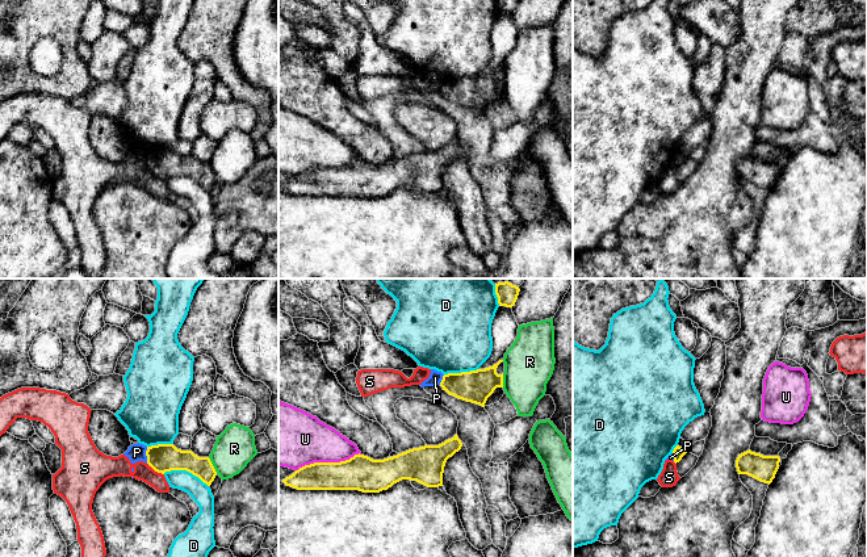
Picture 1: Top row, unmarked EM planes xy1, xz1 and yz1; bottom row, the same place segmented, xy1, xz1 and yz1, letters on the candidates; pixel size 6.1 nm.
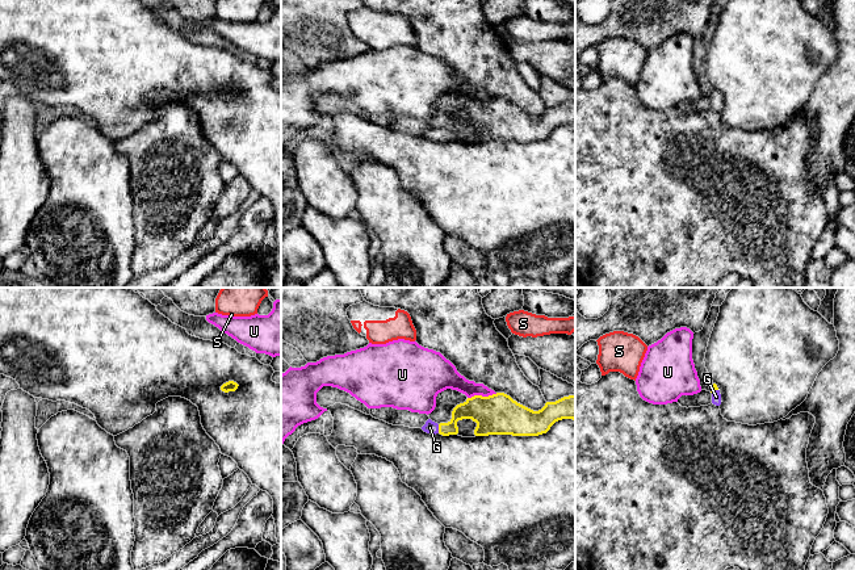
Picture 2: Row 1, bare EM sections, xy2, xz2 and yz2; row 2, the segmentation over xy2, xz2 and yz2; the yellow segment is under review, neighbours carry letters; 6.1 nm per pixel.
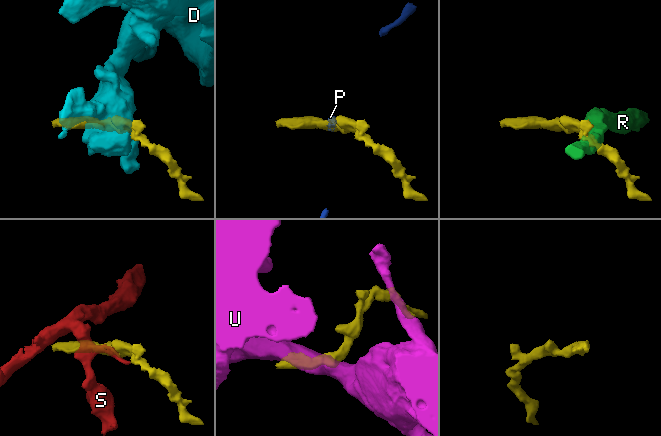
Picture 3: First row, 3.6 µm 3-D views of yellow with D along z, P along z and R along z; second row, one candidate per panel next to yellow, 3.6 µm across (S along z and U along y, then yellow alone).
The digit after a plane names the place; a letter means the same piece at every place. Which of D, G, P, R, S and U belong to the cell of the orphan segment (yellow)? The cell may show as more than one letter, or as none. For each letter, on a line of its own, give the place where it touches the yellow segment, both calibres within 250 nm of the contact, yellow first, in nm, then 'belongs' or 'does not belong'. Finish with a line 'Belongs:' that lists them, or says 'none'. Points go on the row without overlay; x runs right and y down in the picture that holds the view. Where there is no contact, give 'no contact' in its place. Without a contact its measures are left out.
D: meets yellow in xy1 at (185, 175); 180 nm thick on the yellow side, 120 nm on the other; does not belong
G: meets yellow in xz2 at (439, 134); 140 nm thick on the yellow side, 80 nm on the other; belongs
P: meets yellow in xy1 at (146, 160); 180 nm thick on the yellow side, 110 nm on the other; does not belong
R: meets yellow in xy1 at (212, 171); 140 nm thick on the yellow side, 240 nm on the other; does not belong
S: meets yellow in xy1 at (155, 176); 180 nm thick on the yellow side, 130 nm on the other; does not belong
U: meets yellow in xz1 at (327, 168); 220 nm thick on the yellow side, 340 nm on the other; does not belong
Belongs: G

